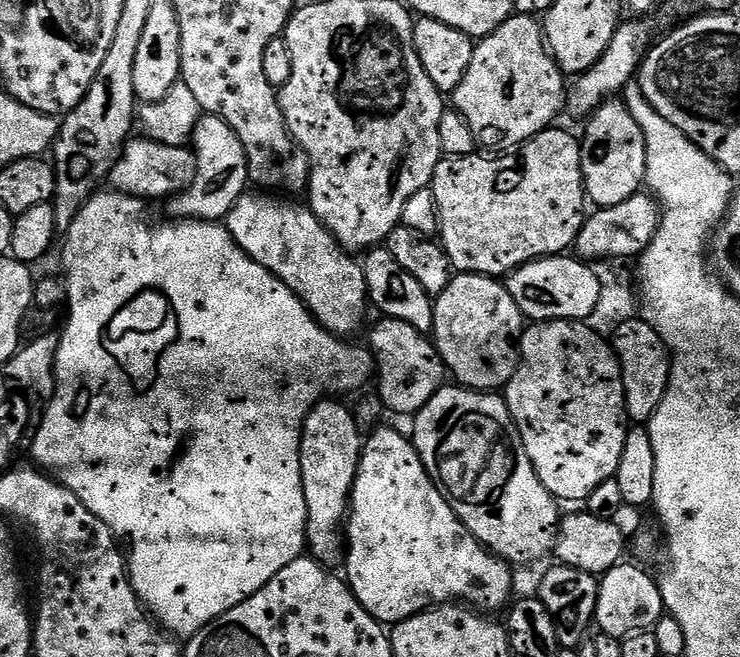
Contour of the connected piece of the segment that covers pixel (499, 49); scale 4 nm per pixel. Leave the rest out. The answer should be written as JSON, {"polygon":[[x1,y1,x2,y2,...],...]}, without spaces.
{"polygon":[[513,14,473,47,470,70,451,92,450,104,470,122,481,149,504,154,557,123,556,115,566,108,564,80,565,73,548,50,541,21,536,16]]}

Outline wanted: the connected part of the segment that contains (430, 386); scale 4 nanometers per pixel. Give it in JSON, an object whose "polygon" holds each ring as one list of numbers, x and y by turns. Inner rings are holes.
{"polygon":[[377,319,372,328,370,351,374,357,374,372,380,376,378,391,385,409,389,413,401,412,411,417,420,412,426,402,434,395,446,380,446,369,438,354,435,343,425,333,414,330,410,322],[445,376,445,380,444,380]]}

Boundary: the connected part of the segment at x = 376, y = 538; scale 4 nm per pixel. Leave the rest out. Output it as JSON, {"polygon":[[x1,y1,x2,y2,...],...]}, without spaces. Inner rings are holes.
{"polygon":[[387,426,377,428,362,444,346,517,346,556,347,552,348,587,360,605,385,626,398,625,437,602,463,602,473,609,496,614,504,603,507,605,513,599,513,569,468,533,446,498,436,489,411,439]]}

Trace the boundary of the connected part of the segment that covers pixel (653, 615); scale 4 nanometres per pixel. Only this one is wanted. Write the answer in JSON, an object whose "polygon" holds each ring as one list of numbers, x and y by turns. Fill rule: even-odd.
{"polygon":[[621,562,599,577,600,589,594,624,603,635,618,641,636,632,655,629,656,623,666,614,659,583,653,577,651,580,642,569,628,563]]}

